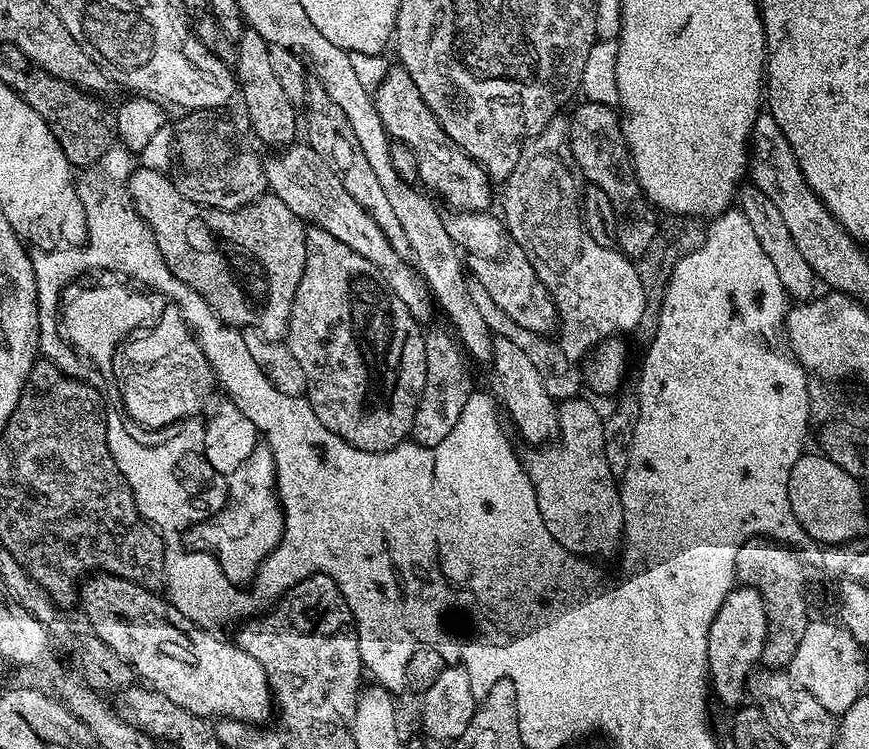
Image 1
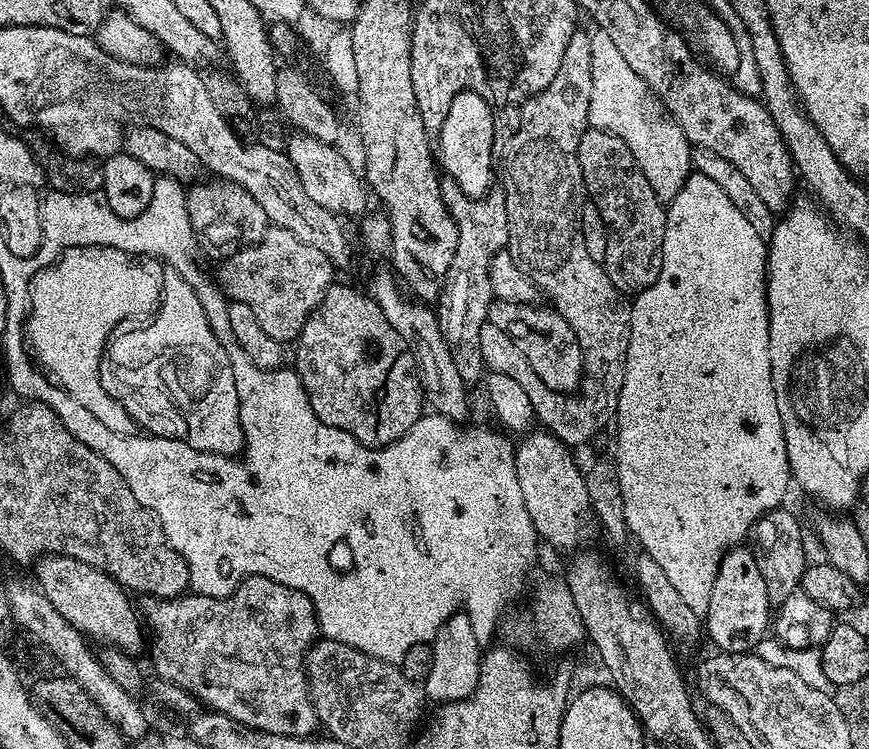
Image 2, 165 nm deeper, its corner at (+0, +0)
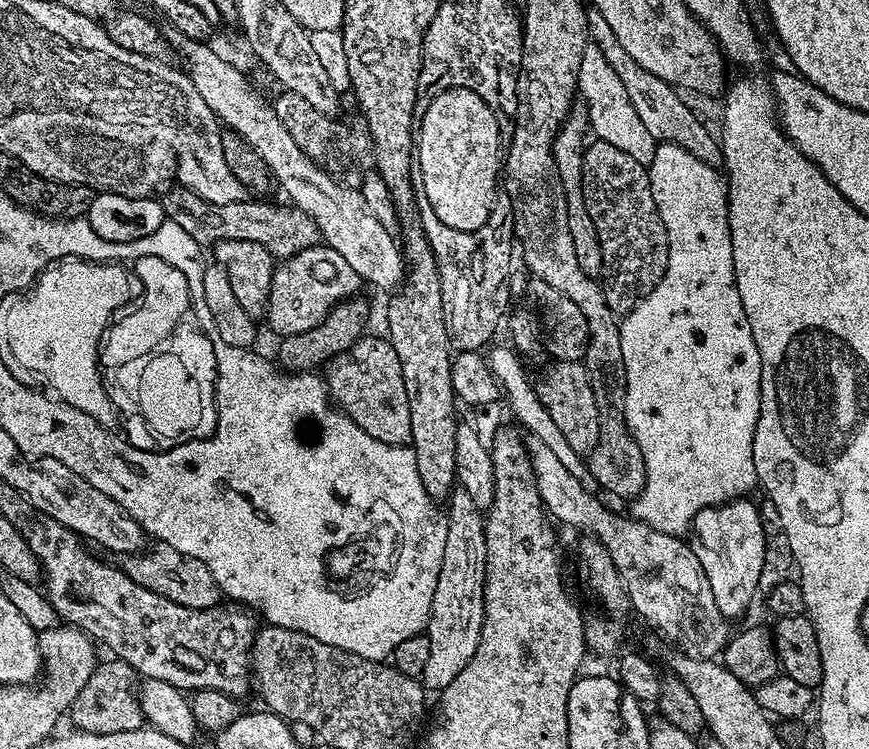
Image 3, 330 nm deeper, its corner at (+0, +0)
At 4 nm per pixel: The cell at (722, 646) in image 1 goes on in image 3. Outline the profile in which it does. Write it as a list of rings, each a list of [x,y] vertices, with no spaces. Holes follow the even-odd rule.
[[[741,498],[738,500],[727,500],[724,504],[714,504],[710,508],[704,508],[692,519],[690,543],[694,554],[698,558],[698,562],[702,562],[702,570],[706,570],[706,578],[710,578],[710,590],[714,590],[714,602],[718,602],[718,610],[722,610],[725,618],[742,615],[751,606],[752,599],[758,596],[760,592],[760,575],[762,574],[762,558],[764,557],[764,527],[762,526],[759,507],[755,503],[752,505],[750,501],[751,499]]]

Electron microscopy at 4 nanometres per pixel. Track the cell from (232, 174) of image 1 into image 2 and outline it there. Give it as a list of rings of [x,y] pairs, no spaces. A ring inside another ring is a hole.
[[[208,179],[193,183],[186,192],[195,239],[201,245],[209,244],[212,248],[251,248],[264,237],[270,227],[266,210],[262,210],[262,206],[258,206],[258,202],[254,202],[254,198],[242,186],[229,180]]]

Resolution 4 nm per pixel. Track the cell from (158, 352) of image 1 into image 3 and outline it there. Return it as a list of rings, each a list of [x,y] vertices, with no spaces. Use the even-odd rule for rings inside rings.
[[[140,256],[134,271],[144,297],[133,312],[125,311],[107,329],[100,346],[104,389],[122,417],[122,428],[128,431],[127,443],[135,448],[163,450],[191,440],[207,440],[216,429],[216,355],[213,337],[200,329],[201,317],[192,304],[186,274],[153,256]]]

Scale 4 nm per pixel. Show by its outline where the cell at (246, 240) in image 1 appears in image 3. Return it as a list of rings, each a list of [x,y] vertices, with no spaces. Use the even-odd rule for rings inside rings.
[[[323,242],[315,244],[273,267],[266,321],[268,320],[269,326],[277,332],[277,337],[283,338],[292,334],[300,334],[322,323],[328,312],[337,303],[347,300],[349,297],[355,297],[361,291],[359,288],[362,288],[360,276],[354,274],[354,269],[346,263],[346,258],[342,258],[342,254],[338,254],[338,250],[328,247]]]

